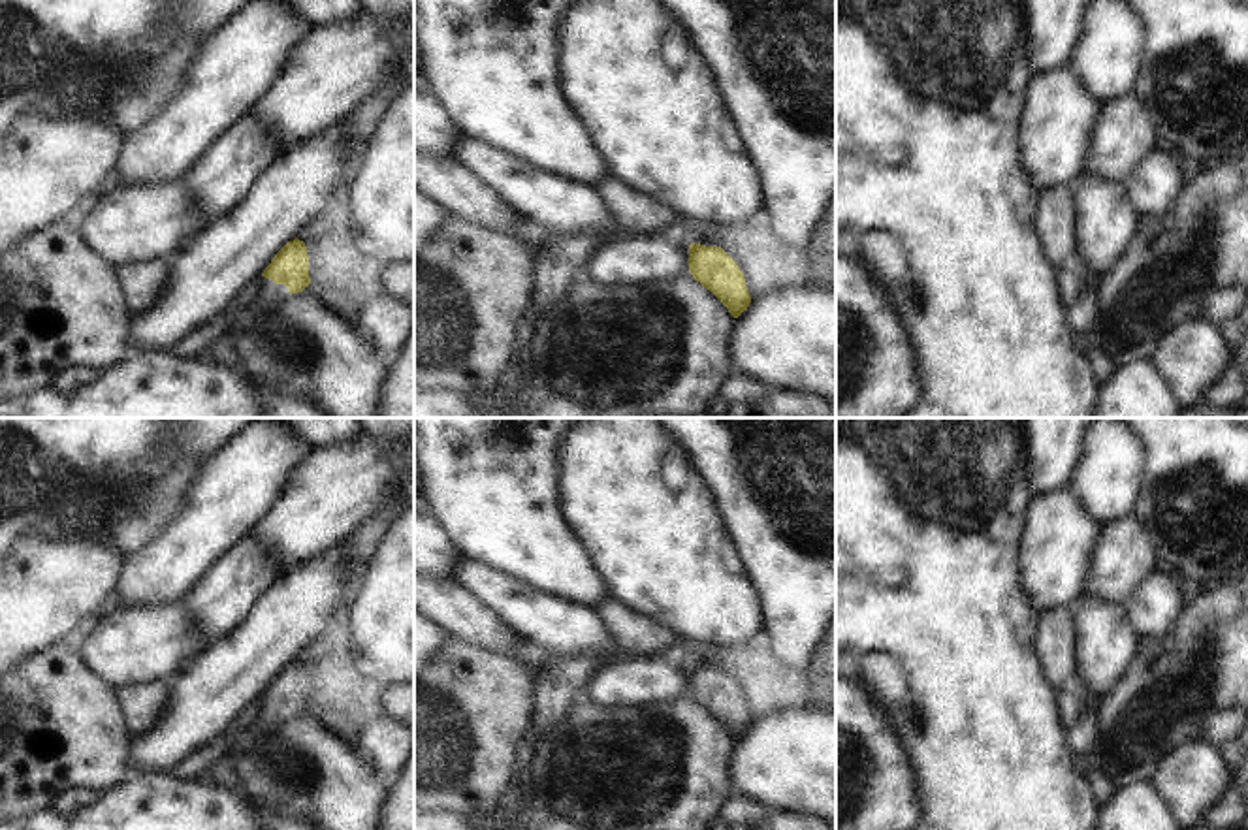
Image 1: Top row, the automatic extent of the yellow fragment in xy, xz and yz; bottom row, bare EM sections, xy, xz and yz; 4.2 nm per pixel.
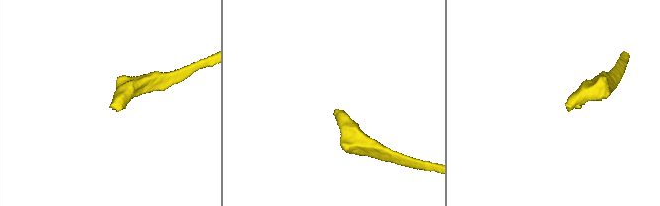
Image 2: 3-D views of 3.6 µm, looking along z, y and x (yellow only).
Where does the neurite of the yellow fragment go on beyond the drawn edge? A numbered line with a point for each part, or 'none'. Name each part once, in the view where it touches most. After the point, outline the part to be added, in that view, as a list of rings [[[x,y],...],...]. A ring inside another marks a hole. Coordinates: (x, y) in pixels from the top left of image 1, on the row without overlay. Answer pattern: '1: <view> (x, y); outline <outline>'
1: xy (268, 716); outline [[[262,698],[256,715],[250,719],[248,725],[245,725],[237,738],[239,742],[233,745],[228,745],[228,749],[220,755],[232,760],[232,753],[235,749],[243,749],[248,742],[254,742],[258,736],[280,728],[286,719],[290,717],[288,710],[284,706],[275,706],[273,702]]]

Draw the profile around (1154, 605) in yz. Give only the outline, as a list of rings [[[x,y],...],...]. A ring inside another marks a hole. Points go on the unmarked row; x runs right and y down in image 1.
[[[1154,570],[1126,599],[1139,638],[1163,634],[1188,604],[1192,591],[1175,574]]]

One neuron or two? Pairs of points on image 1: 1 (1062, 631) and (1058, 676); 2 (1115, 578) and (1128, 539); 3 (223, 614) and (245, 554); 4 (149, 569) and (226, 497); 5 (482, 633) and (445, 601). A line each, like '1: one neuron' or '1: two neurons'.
1: one neuron
2: one neuron
3: one neuron
4: one neuron
5: one neuron

